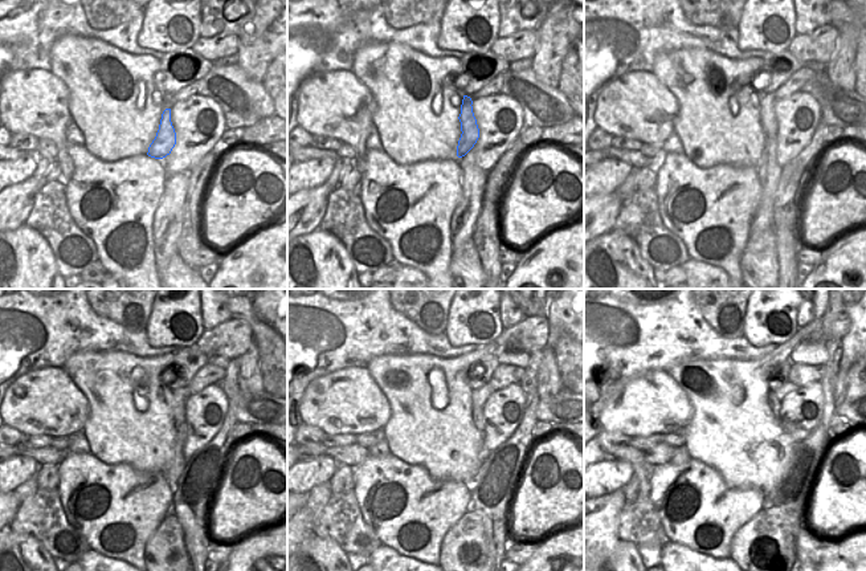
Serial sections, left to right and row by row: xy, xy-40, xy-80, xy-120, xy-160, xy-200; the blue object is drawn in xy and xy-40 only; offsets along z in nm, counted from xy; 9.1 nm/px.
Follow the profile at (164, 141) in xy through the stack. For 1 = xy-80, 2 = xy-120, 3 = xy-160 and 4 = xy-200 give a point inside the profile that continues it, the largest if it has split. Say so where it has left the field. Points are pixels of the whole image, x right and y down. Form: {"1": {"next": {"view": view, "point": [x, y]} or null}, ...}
{"1": {"next": {"view": "xy-80", "point": [767, 102]}}, "2": {"next": {"view": "xy-120", "point": [179, 396]}}, "3": {"next": {"view": "xy-160", "point": [478, 398]}}, "4": {"next": {"view": "xy-200", "point": [788, 387]}}}

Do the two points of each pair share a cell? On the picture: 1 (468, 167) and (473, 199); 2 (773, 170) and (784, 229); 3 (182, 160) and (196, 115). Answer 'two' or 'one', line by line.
1: one
2: two
3: one

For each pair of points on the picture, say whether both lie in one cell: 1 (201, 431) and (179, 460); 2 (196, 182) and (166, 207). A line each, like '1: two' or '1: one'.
1: two
2: two

